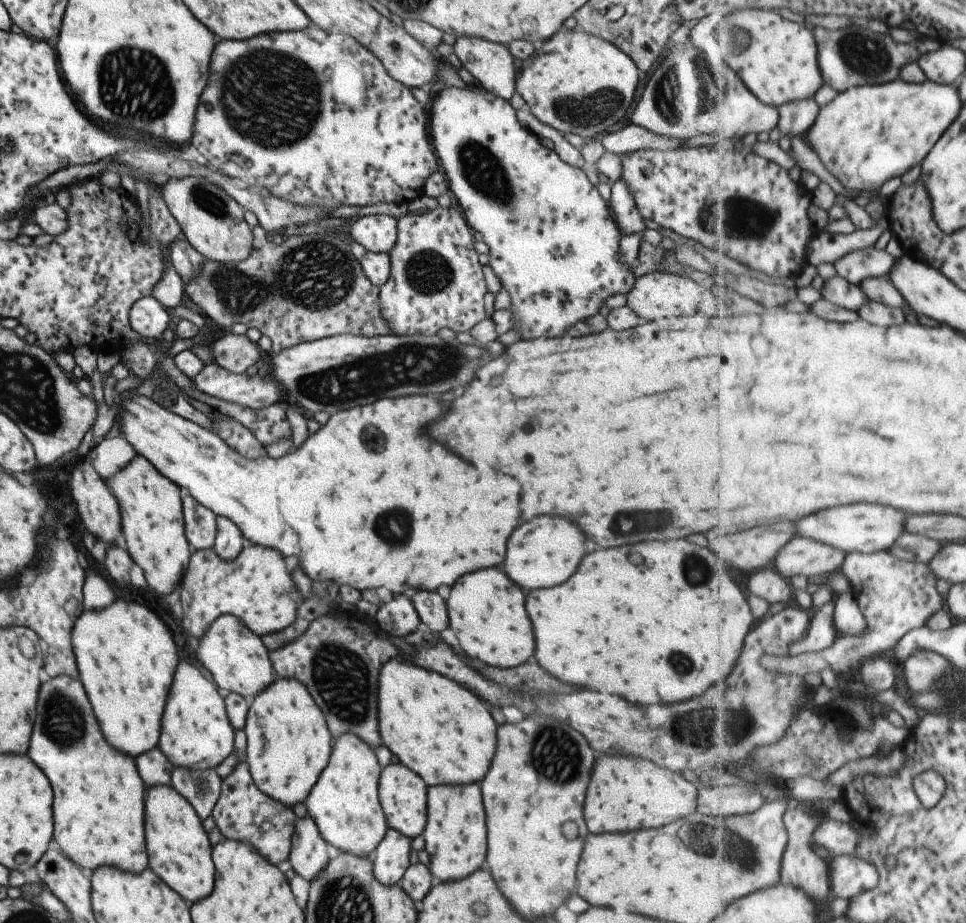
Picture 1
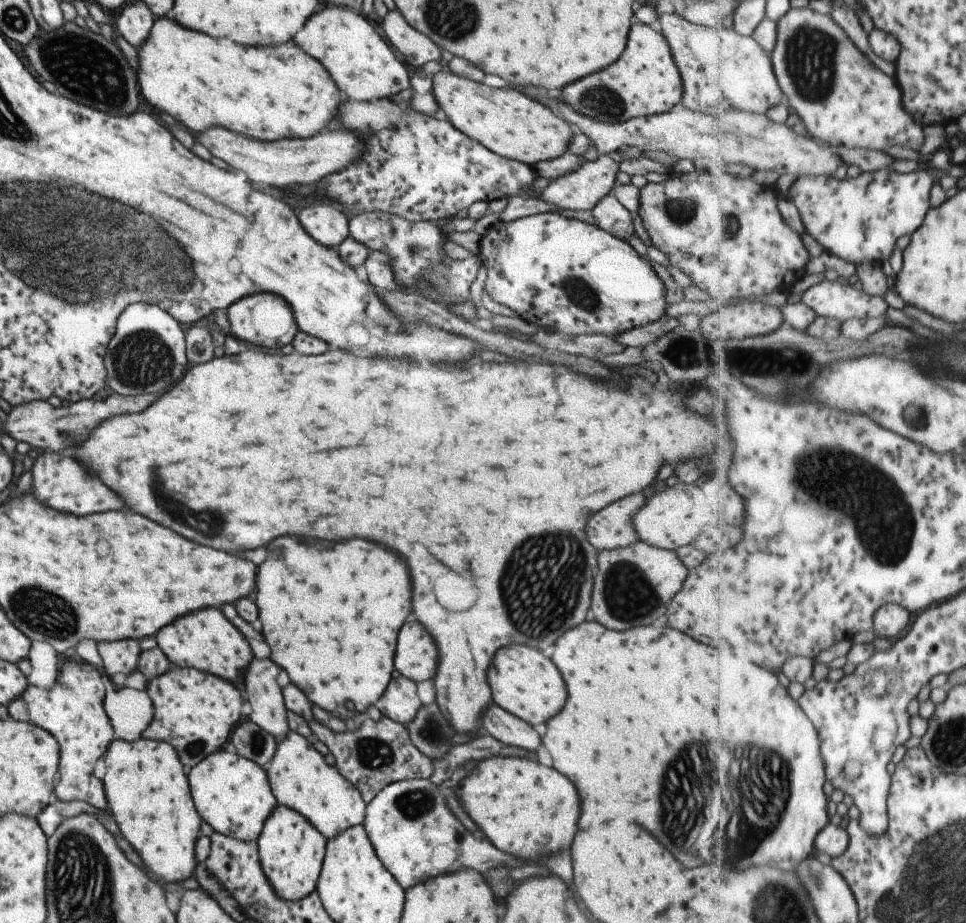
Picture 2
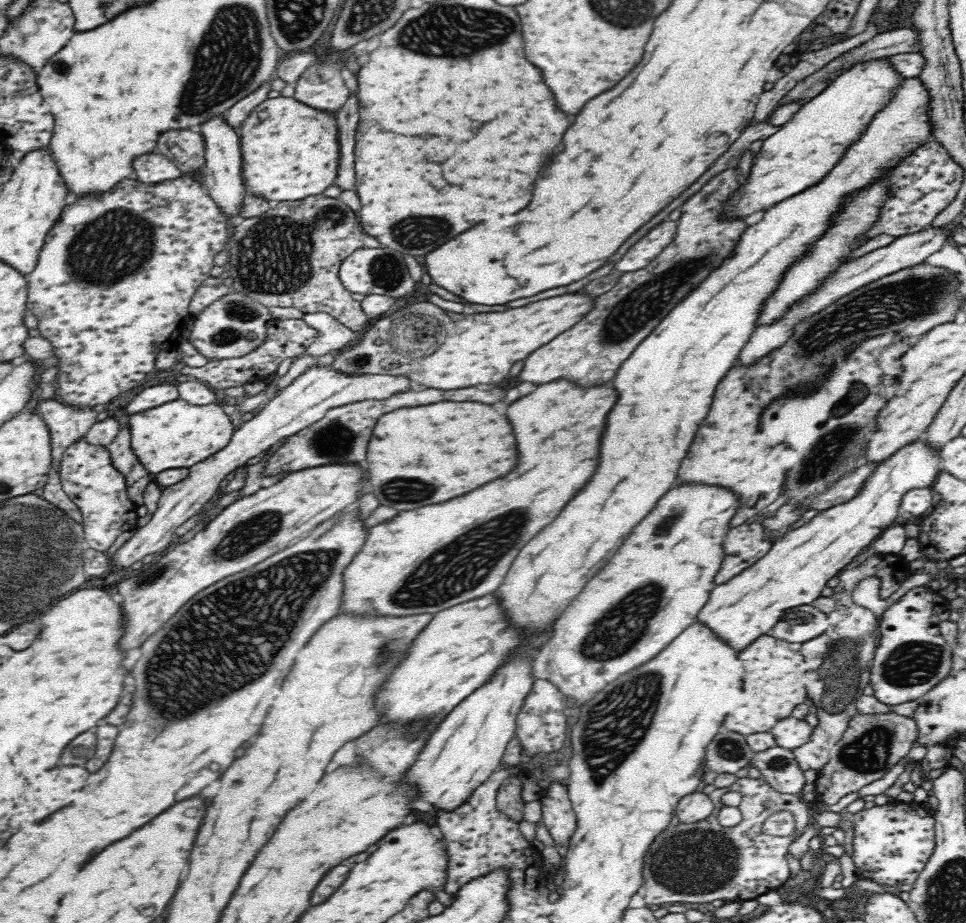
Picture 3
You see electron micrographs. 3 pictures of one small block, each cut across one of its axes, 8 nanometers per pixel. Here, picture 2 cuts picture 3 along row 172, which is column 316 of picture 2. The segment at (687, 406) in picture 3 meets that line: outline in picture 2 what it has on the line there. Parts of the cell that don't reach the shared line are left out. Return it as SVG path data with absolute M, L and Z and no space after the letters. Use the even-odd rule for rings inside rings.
M276 804L265 819L255 842L261 870L278 897L294 901L314 890L322 865L326 838L301 813Z

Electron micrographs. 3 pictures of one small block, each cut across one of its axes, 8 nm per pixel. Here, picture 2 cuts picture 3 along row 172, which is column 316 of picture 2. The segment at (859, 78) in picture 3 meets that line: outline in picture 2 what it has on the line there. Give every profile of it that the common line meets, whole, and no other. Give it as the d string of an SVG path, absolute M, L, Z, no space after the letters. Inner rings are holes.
M289 731L277 740L265 772L276 804L301 813L326 840L350 826L362 824L366 804L361 793L335 767L327 765L312 742L297 732Z

